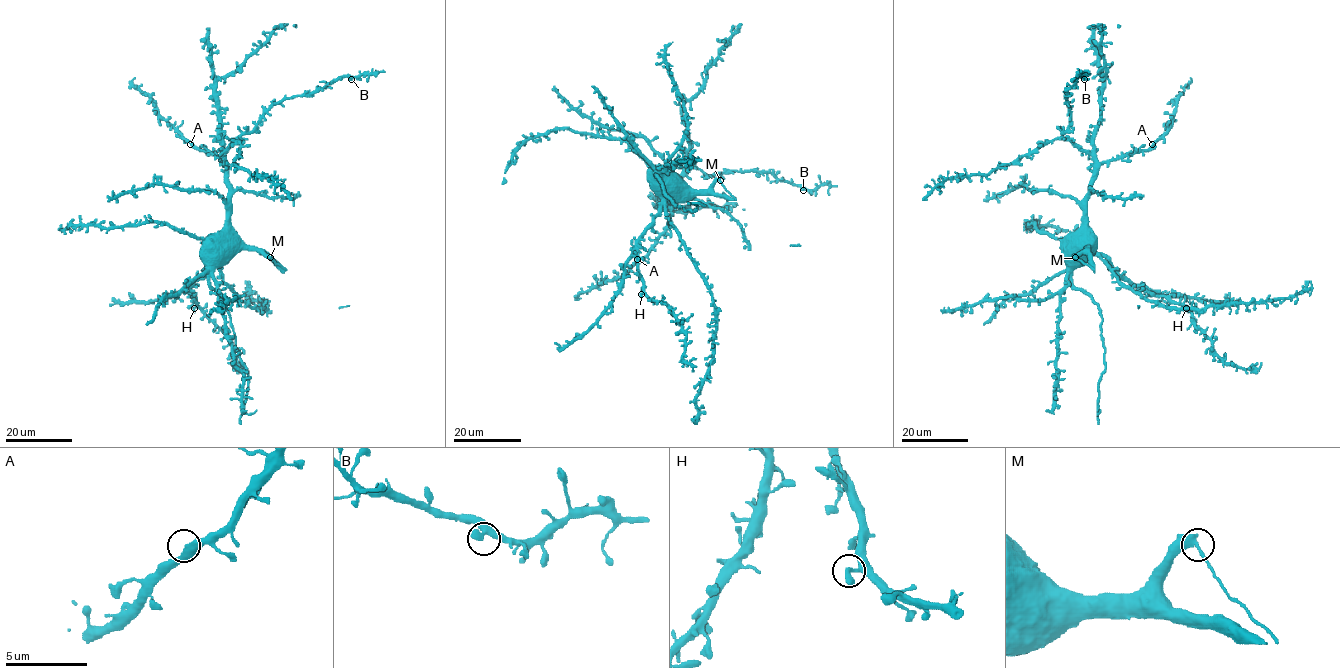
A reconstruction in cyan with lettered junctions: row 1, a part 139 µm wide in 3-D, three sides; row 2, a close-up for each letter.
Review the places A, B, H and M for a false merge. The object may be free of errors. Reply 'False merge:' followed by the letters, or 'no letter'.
False merge: M

